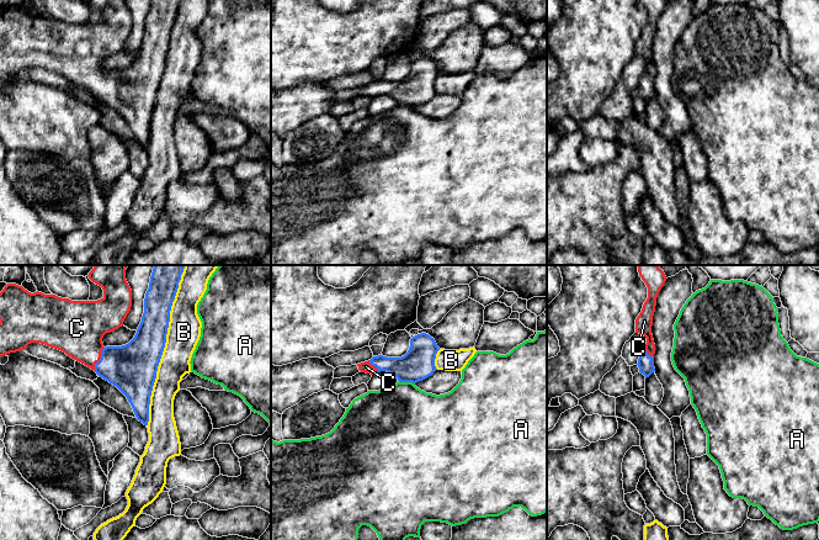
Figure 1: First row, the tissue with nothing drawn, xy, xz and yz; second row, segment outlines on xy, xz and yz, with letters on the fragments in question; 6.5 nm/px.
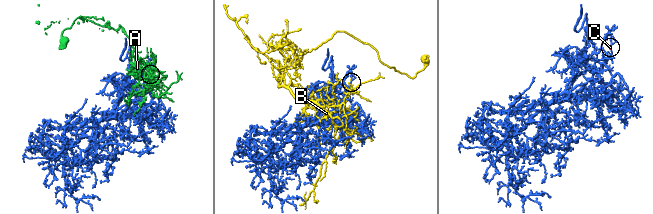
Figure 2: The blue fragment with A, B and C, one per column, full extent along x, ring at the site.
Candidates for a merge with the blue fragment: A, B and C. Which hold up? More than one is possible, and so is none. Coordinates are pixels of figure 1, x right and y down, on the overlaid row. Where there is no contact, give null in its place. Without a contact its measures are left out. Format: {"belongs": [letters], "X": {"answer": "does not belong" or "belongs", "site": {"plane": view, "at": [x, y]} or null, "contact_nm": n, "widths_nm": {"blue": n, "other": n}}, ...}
{"belongs": ["C"], "A": {"answer": "does not belong", "site": {"plane": "xz", "at": [407, 381]}, "contact_nm": 110, "widths_nm": {"blue": 220, "other": 460}}, "B": {"answer": "does not belong", "site": {"plane": "xy", "at": [164, 345]}, "contact_nm": 1100, "widths_nm": {"blue": 300, "other": 220}}, "C": {"answer": "belongs", "site": {"plane": "xy", "at": [100, 359]}, "contact_nm": 170, "widths_nm": {"blue": 320, "other": 340}}}

